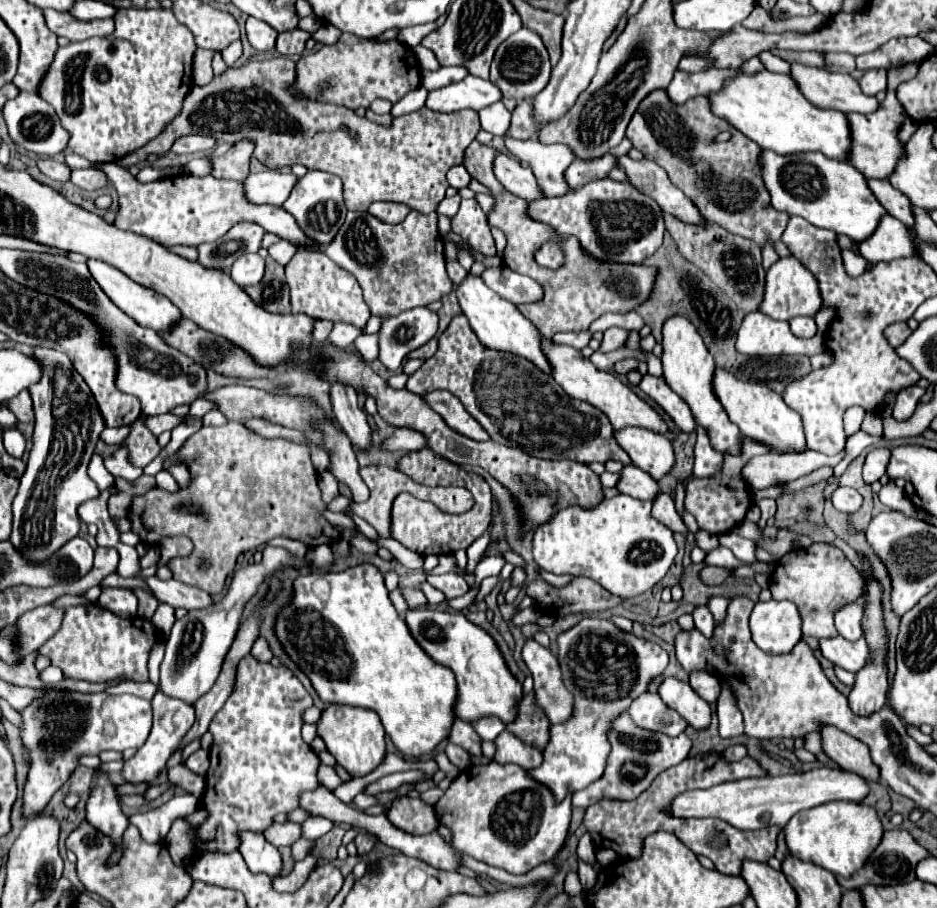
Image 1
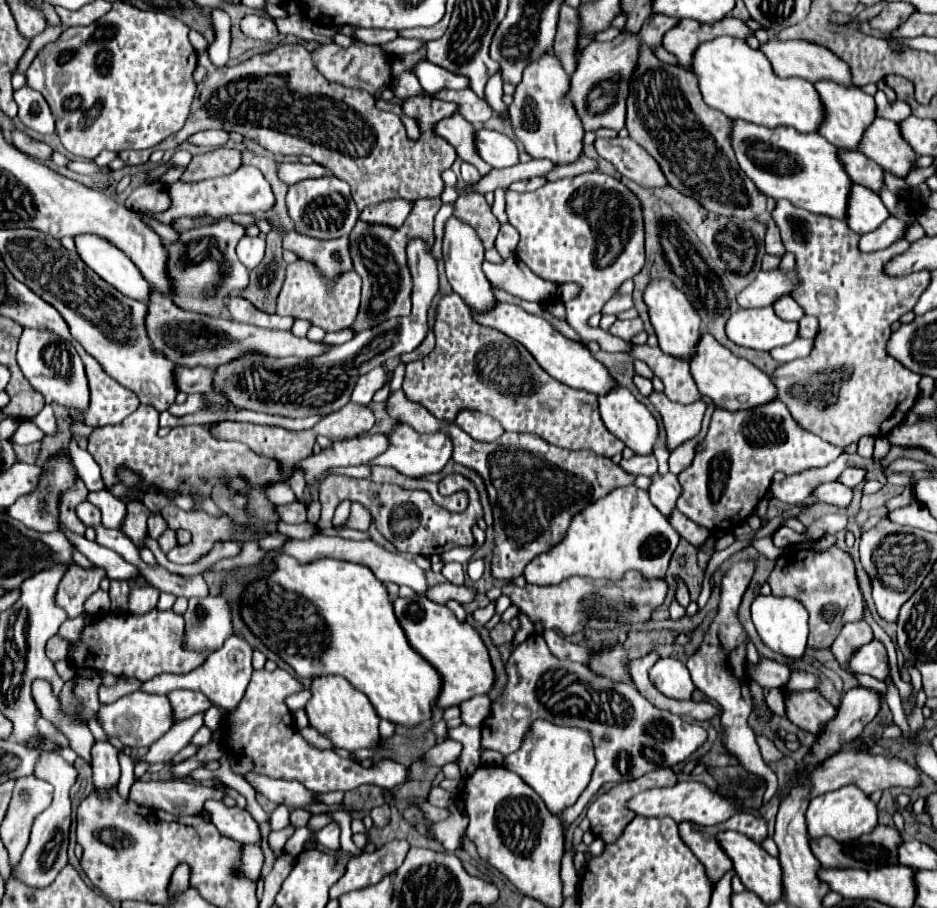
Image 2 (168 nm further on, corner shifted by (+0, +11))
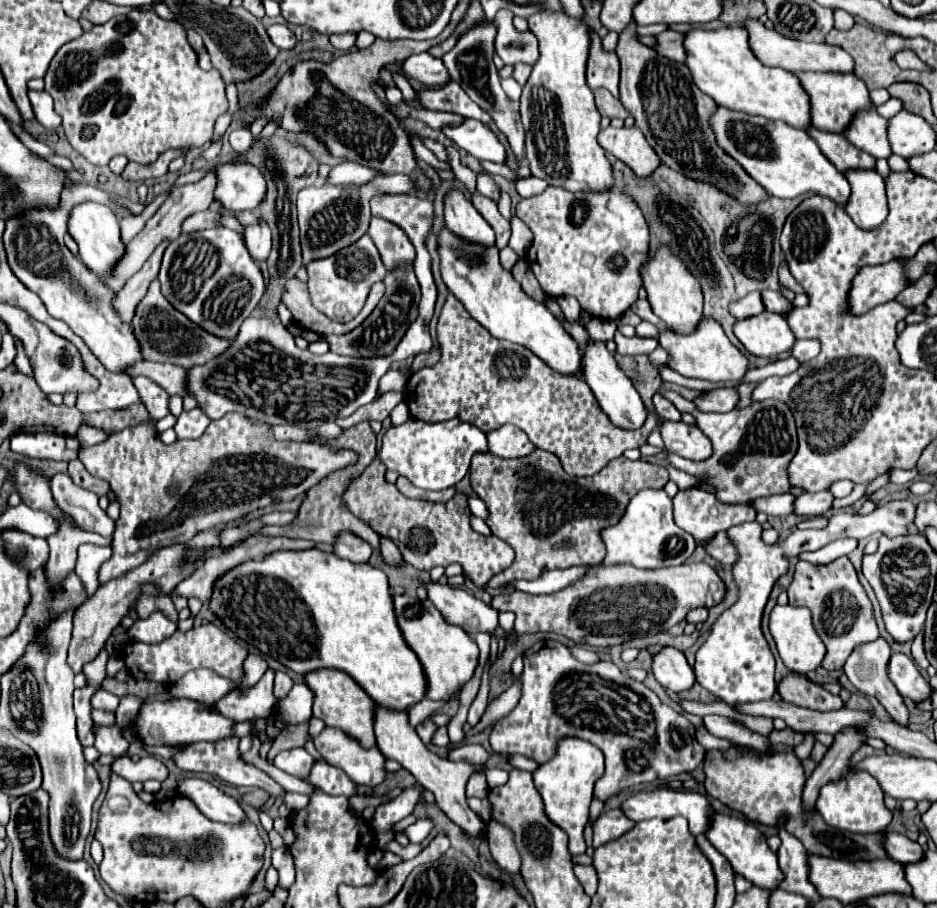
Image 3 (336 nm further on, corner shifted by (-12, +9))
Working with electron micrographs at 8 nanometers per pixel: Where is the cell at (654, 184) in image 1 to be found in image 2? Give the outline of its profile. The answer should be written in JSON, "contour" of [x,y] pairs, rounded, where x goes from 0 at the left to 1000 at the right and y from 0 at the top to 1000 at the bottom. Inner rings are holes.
{"contour":[[[639,152],[635,165],[641,174],[656,181],[656,185],[686,207],[710,207],[712,196],[703,181],[673,152]]]}

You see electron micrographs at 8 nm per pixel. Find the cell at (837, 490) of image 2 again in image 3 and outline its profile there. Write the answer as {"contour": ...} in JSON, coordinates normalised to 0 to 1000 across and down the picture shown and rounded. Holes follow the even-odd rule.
{"contour":[[[885,540],[870,544],[853,544],[846,553],[846,564],[851,568],[876,568],[887,559],[889,548],[885,548]]]}

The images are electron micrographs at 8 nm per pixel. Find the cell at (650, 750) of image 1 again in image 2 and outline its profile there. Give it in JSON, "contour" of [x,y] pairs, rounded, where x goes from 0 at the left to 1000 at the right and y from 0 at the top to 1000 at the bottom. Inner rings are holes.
{"contour":[[[573,696],[565,698],[565,703],[547,716],[541,729],[541,742],[543,751],[537,764],[528,771],[524,786],[513,797],[515,824],[535,828],[537,833],[552,828],[573,791],[582,791],[590,797],[624,802],[633,811],[637,844],[633,848],[629,866],[622,870],[616,883],[603,890],[599,896],[603,914],[622,894],[633,874],[646,861],[678,859],[691,850],[720,844],[737,833],[755,815],[752,802],[735,797],[710,782],[697,780],[680,762],[680,758],[676,758],[676,753],[654,753],[650,749],[641,749],[641,744],[633,744],[624,731],[592,725],[586,718],[580,700]],[[552,778],[560,778],[565,782],[565,789],[550,793],[547,782]]]}

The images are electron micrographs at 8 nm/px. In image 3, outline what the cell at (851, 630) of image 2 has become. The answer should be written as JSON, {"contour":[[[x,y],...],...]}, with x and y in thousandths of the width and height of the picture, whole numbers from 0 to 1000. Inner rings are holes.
{"contour":[[[936,703],[936,707],[927,707],[923,711],[915,711],[915,716],[910,716],[910,720],[904,725],[902,729],[902,744],[906,747],[906,751],[921,764],[925,767],[934,767],[942,780],[949,784],[949,789],[953,791],[953,795],[962,797],[962,800],[970,800],[970,782],[968,778],[964,775],[964,769],[962,764],[957,762],[955,753],[949,749],[949,742],[947,742],[947,731],[949,731],[949,725],[951,725],[951,716],[949,716],[949,709],[942,705],[942,703]]]}

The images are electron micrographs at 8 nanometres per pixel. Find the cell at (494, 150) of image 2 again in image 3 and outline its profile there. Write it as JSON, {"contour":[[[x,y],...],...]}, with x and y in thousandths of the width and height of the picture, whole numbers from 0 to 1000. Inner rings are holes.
{"contour":[[[496,130],[488,139],[473,139],[473,148],[486,156],[490,163],[498,165],[511,176],[539,178],[539,163],[530,154],[530,150],[522,143],[522,139],[513,137],[507,130]]]}

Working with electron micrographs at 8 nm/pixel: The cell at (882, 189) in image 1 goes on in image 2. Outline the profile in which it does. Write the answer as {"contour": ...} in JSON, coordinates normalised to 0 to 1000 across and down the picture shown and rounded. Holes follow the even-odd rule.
{"contour":[[[898,167],[898,178],[902,181],[902,189],[906,189],[906,196],[912,203],[940,214],[940,209],[945,207],[945,196],[938,181],[932,181],[932,176],[927,176],[919,167]]]}

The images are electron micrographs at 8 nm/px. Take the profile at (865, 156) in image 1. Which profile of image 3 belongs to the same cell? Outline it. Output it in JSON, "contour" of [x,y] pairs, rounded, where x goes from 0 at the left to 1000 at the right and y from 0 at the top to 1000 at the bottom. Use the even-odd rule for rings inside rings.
{"contour":[[[851,79],[848,81],[863,106],[866,115],[866,137],[876,141],[878,145],[893,145],[898,148],[902,139],[906,139],[906,130],[917,121],[932,119],[927,110],[927,99],[919,86],[912,81],[891,81],[891,79]]]}

